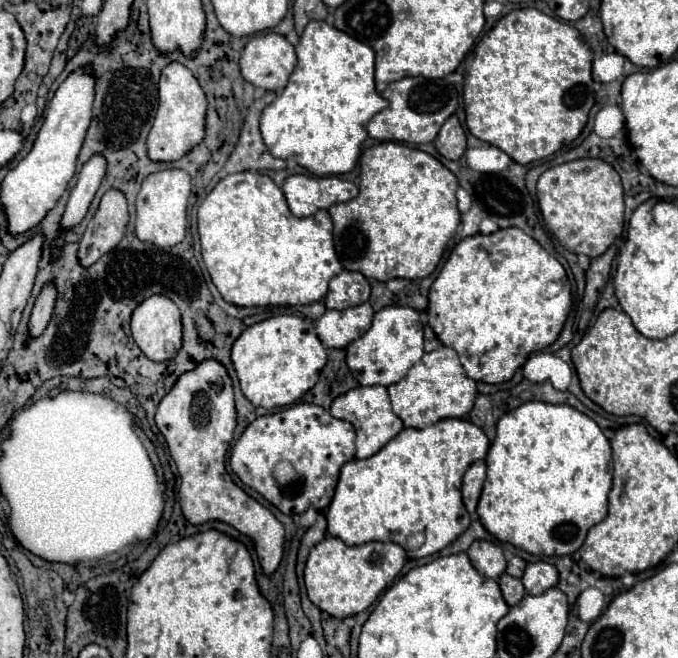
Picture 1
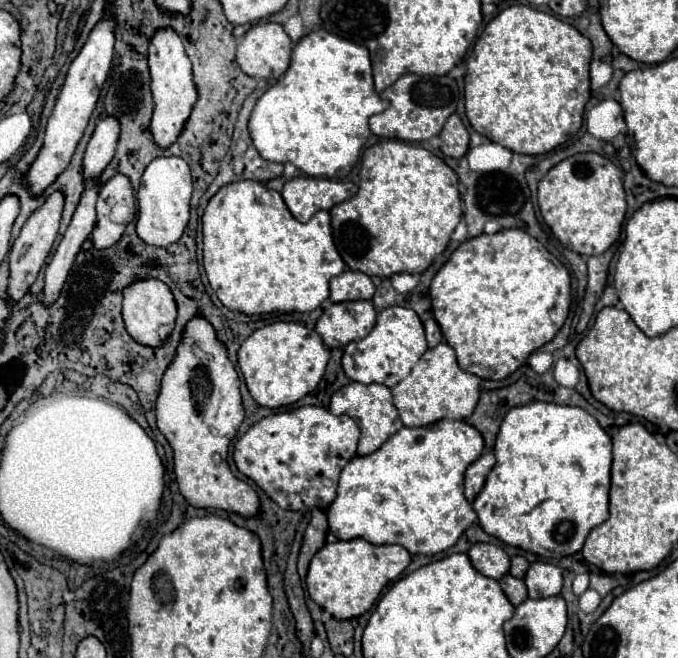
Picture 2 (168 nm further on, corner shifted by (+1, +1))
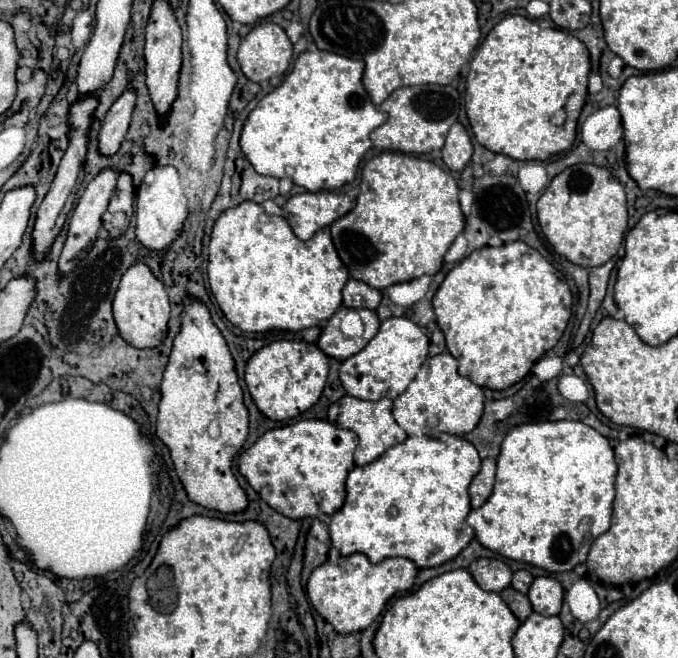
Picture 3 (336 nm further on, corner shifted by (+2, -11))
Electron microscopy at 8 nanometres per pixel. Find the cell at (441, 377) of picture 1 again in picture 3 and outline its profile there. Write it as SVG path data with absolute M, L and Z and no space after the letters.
M443 352L423 362L409 388L393 402L393 416L409 436L437 436L437 430L459 436L477 426L483 414L483 402L483 388L459 376L457 360L449 352Z

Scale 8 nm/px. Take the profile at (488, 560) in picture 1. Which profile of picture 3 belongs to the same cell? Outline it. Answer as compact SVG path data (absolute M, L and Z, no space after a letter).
M479 558L471 562L469 572L475 578L475 582L489 592L501 592L511 584L511 576L513 576L511 568L495 558Z

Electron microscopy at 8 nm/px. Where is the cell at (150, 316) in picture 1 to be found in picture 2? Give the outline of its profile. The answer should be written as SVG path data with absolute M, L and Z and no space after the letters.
M140 280L138 284L130 284L124 292L124 306L122 306L122 318L126 324L126 332L144 346L160 348L168 336L174 330L176 320L176 302L166 284L160 280Z

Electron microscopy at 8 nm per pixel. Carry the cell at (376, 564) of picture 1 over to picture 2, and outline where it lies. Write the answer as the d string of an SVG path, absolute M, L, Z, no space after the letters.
M362 538L324 544L310 560L306 586L310 598L338 620L362 616L378 600L386 584L394 582L410 564L410 552L398 544L376 546Z

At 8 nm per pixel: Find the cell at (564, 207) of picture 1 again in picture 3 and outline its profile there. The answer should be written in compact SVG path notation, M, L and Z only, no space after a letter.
M575 164L557 174L545 188L537 200L537 218L557 254L583 268L601 266L617 254L627 230L625 190L607 168Z

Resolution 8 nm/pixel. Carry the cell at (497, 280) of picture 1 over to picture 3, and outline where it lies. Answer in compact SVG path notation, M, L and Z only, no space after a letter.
M523 242L473 250L445 276L433 298L437 324L447 338L449 352L459 360L461 376L491 390L509 388L529 374L531 366L563 336L571 306L567 282Z

